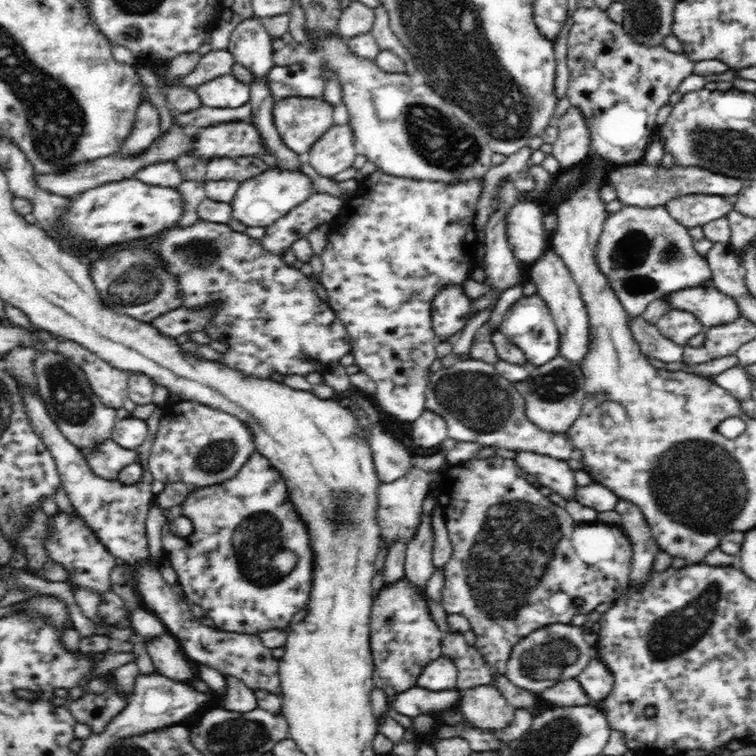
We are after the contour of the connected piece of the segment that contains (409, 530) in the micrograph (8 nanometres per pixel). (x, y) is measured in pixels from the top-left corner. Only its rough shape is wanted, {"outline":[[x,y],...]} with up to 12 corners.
{"outline":[[411,466],[379,488],[381,542],[410,542],[440,469]]}

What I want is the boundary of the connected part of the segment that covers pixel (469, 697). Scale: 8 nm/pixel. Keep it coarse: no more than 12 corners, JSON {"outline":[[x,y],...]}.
{"outline":[[492,685],[461,690],[471,725],[497,733],[517,709]]}

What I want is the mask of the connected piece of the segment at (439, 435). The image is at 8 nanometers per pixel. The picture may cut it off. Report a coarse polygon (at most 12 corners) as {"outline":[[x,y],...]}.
{"outline":[[425,410],[411,424],[411,440],[435,451],[448,437],[447,424]]}

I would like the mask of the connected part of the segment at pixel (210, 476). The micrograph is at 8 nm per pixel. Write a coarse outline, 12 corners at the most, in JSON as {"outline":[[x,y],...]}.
{"outline":[[171,403],[147,468],[165,485],[226,482],[256,452],[221,408]]}

